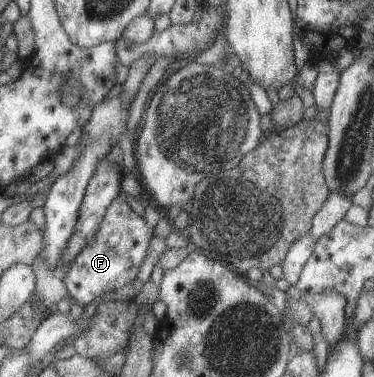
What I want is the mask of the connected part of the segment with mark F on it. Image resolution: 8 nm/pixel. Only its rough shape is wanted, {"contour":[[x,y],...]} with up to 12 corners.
{"contour":[[125,194],[62,278],[79,308],[136,279],[153,230]]}

